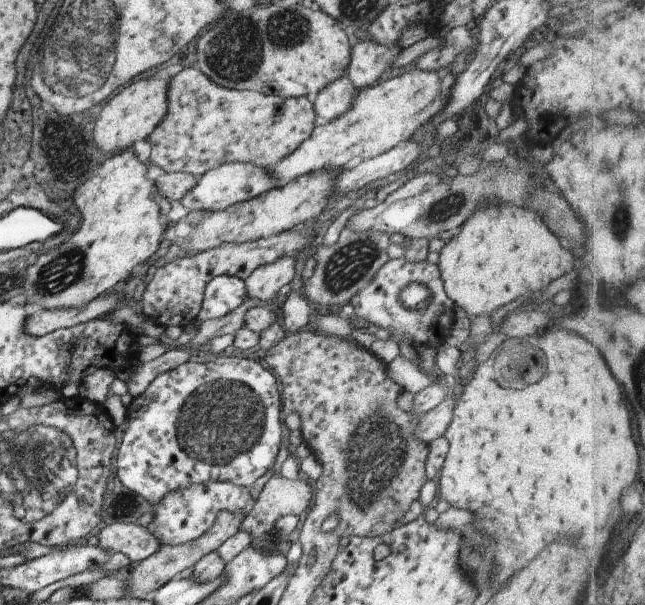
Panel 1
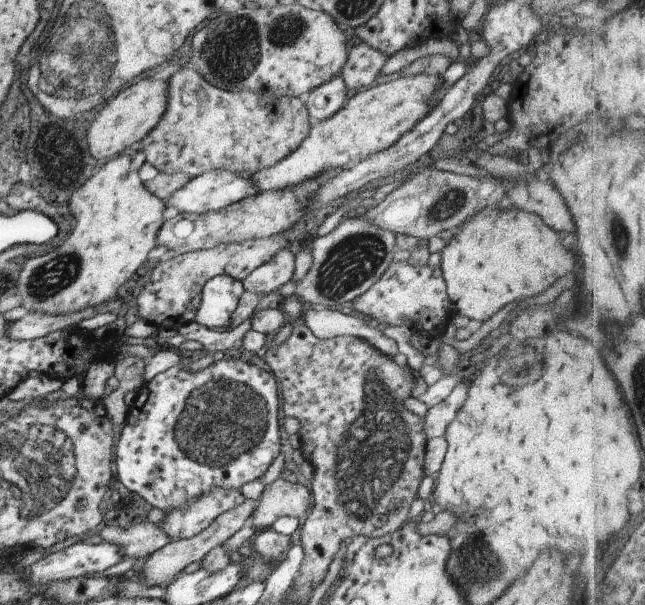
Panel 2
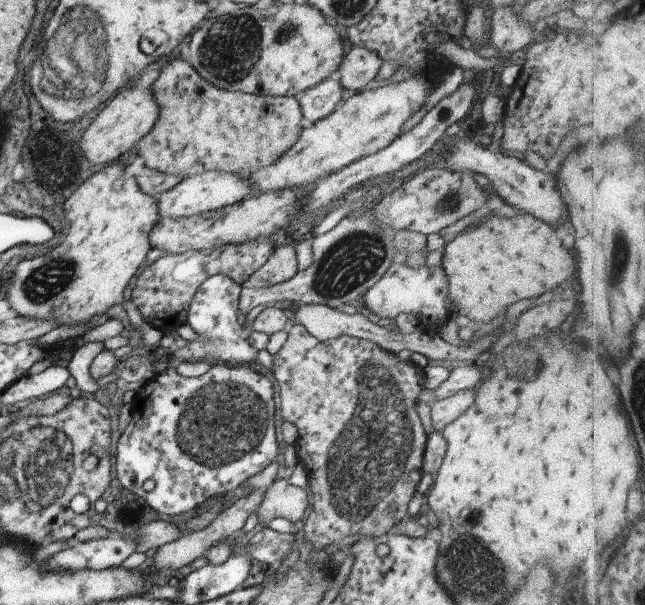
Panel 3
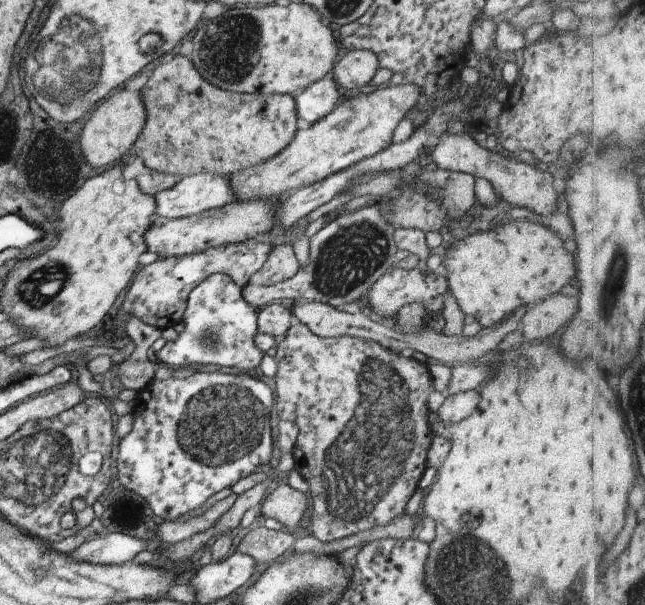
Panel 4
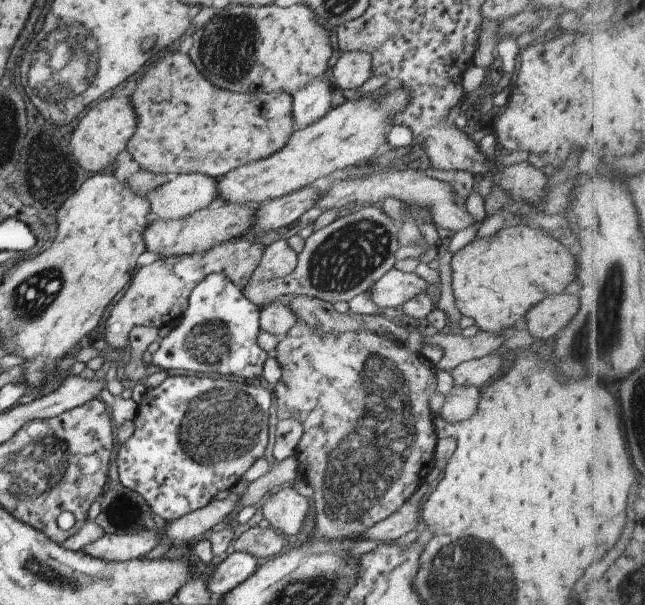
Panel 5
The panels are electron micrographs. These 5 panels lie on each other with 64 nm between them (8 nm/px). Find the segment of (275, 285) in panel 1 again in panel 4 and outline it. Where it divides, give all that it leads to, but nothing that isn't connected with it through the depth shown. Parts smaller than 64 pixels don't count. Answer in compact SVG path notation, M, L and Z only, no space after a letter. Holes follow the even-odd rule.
M291 243L271 249L266 262L249 280L251 285L268 286L292 278L300 270L298 258Z

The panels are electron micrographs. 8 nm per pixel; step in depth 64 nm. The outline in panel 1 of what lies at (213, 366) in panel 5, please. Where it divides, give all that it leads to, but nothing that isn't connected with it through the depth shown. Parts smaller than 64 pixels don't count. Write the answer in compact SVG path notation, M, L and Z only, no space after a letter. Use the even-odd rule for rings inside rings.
M217 276L206 285L197 320L202 322L223 317L246 299L245 281L237 276Z

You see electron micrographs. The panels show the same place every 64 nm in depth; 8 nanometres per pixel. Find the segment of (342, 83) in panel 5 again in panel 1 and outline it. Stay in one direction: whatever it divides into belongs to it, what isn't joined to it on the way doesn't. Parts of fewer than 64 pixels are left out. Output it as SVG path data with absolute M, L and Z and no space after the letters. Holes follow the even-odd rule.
M372 39L354 45L347 68L348 77L356 88L364 89L378 82L383 72L392 67L402 48L400 45L386 46Z

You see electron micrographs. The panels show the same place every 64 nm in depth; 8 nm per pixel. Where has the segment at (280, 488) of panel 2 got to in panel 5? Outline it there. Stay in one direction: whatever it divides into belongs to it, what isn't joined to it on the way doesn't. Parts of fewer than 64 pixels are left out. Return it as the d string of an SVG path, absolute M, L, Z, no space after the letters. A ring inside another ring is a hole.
M294 487L280 488L273 497L268 496L262 510L263 516L270 526L292 536L300 532L304 518L308 514L311 499L300 494Z

